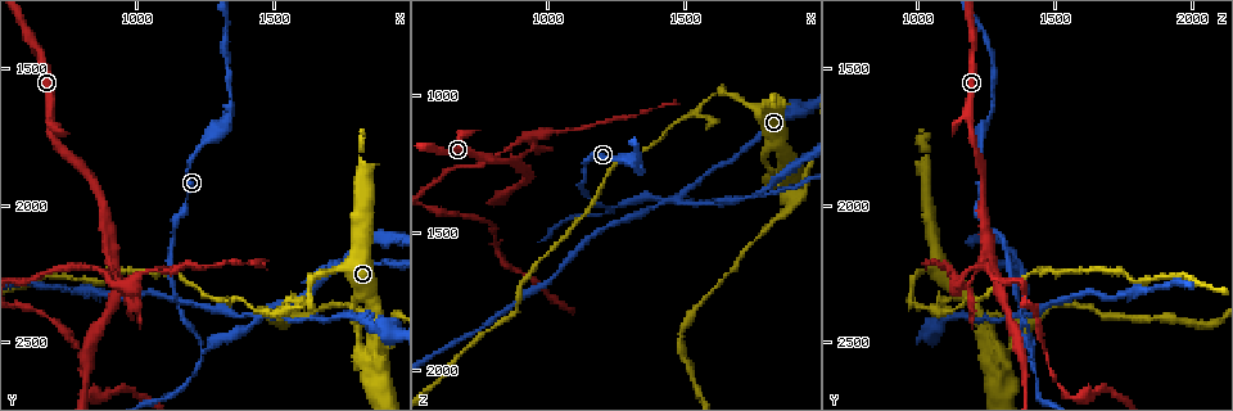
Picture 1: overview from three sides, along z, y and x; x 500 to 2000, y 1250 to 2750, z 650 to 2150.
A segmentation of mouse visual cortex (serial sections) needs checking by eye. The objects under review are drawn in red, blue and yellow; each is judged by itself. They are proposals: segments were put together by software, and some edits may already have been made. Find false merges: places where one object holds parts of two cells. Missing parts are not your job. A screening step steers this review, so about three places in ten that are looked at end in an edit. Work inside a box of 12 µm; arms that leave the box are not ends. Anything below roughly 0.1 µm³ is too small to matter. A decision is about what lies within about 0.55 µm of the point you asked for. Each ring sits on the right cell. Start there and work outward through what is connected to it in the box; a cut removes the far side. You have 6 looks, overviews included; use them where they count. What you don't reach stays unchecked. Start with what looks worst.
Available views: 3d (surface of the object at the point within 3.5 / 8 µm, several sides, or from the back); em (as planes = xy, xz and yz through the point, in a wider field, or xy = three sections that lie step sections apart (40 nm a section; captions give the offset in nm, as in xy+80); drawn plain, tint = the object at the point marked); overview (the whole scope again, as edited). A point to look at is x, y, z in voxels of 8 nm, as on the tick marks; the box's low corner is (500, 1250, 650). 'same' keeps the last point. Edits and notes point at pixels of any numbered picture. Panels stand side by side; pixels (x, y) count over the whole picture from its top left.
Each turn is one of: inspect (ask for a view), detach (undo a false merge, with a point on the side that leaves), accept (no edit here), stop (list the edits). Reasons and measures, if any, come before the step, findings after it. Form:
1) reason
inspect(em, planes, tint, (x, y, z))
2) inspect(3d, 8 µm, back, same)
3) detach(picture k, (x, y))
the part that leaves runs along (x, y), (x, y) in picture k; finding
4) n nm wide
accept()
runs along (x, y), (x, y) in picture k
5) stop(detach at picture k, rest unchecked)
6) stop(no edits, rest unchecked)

three-way junction
inspect(3d, 3.5 µm, (1240, 2520, 1420))

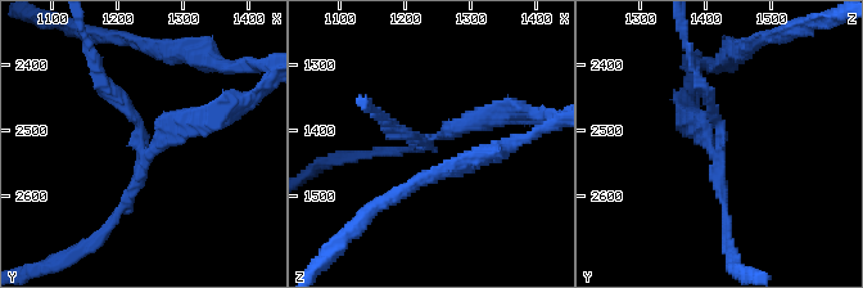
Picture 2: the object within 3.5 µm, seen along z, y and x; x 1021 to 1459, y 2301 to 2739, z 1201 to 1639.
need the tissue
inspect(em, xy, step 1, tint, (1240, 2515, 1425))

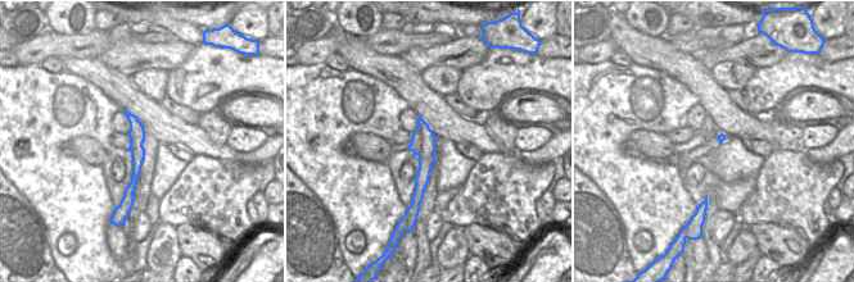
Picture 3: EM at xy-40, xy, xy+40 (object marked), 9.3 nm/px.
3 arms; arms of 150, 200, 250 nm
detach(picture 2, (181, 139))
the part that leaves runs along (152, 147), (191, 120), (254, 95) in picture 2; two cells meet here

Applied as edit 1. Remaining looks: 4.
thick turns thin
inspect(3d, 3.5 µm, (1700, 2240, 1030))

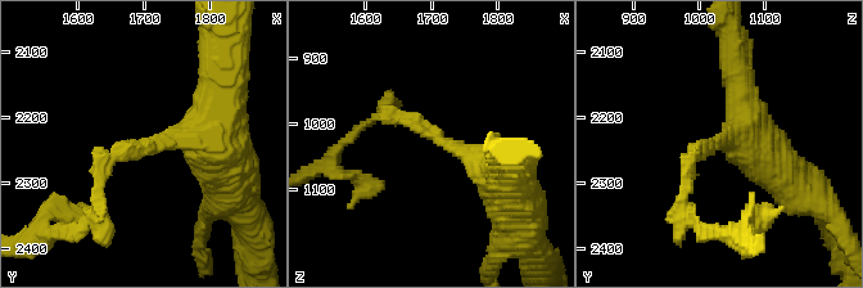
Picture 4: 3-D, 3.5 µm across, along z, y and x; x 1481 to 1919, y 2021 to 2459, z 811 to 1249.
arms of 150, 600 nm; shape alone is not enough
inspect(em, xy, step 3, tint, (1710, 2245, 1020))

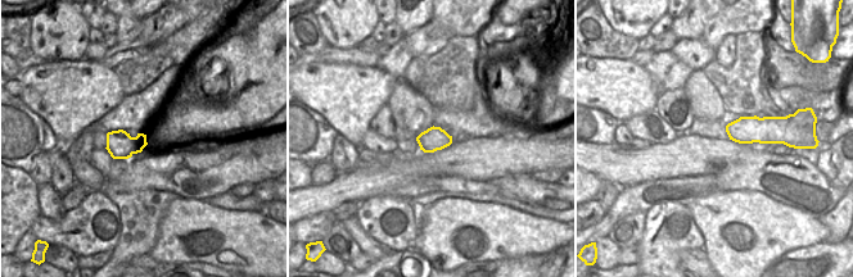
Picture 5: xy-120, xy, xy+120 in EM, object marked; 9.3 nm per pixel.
detach(picture 4, (95, 193))
the part that leaves runs along (109, 157), (94, 220), (50, 233) in picture 4; a second cell is stuck on

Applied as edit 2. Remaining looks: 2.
stop(detach at picture 2, detach at picture 4, rest unchecked)

